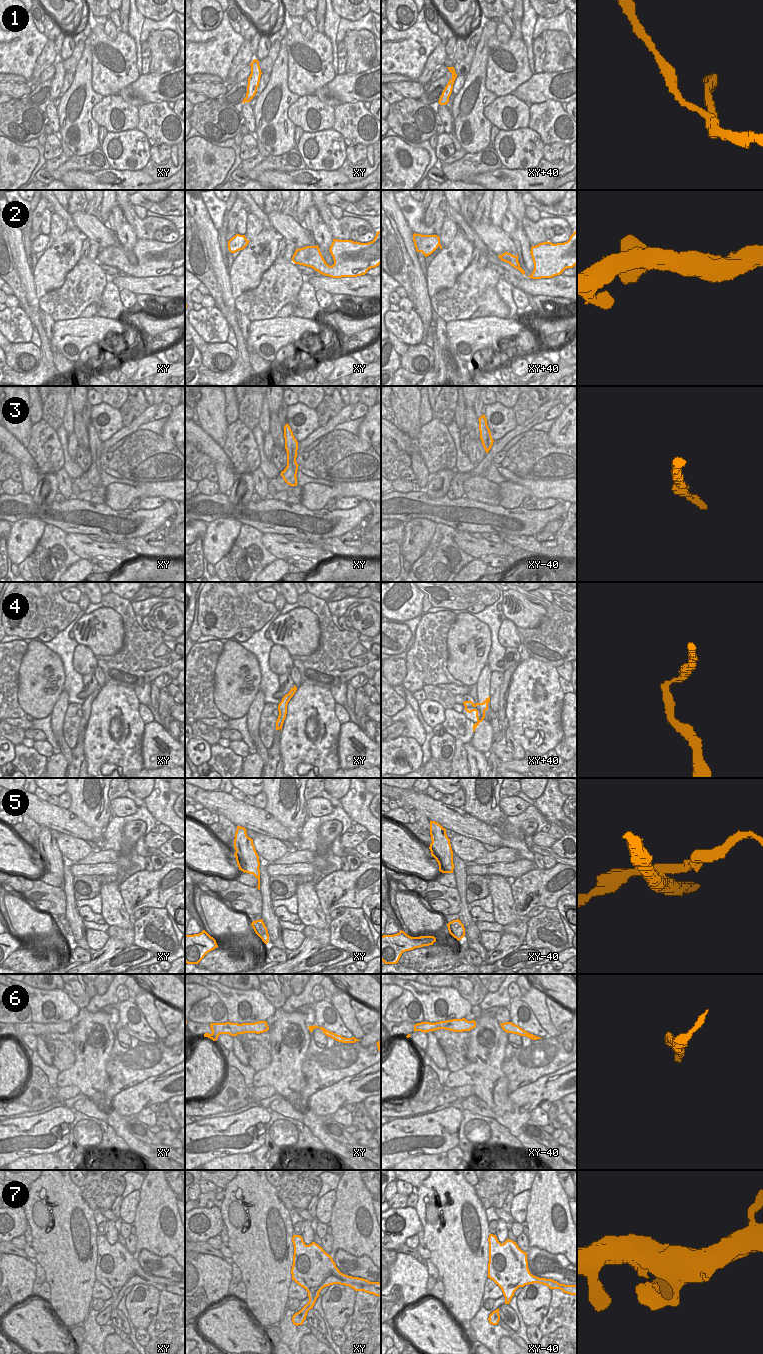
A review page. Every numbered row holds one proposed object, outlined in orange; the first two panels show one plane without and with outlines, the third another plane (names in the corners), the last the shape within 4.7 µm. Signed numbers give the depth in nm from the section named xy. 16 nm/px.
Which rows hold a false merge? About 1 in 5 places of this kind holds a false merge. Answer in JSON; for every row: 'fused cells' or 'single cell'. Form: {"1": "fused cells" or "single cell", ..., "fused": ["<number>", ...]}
{"1": "single cell", "2": "single cell", "3": "single cell", "4": "fused cells", "5": "fused cells", "6": "single cell", "7": "single cell", "fused": ["4", "5"]}

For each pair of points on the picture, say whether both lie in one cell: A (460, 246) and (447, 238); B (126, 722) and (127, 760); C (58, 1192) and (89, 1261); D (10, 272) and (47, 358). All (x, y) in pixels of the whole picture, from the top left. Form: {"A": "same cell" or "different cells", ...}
{"A": "different cells", "B": "same cell", "C": "same cell", "D": "same cell"}

